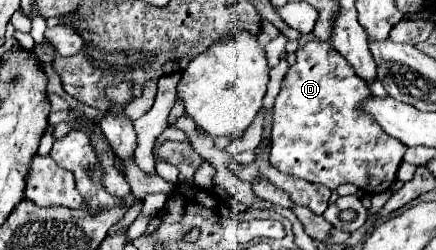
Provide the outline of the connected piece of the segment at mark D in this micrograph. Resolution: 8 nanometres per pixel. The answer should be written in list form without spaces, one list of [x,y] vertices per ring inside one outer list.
[[[312,40],[304,46],[298,46],[296,64],[284,76],[282,90],[274,106],[270,164],[284,174],[322,184],[330,190],[336,190],[340,184],[354,184],[370,196],[386,192],[396,180],[406,146],[392,136],[386,136],[386,132],[378,128],[378,122],[358,108],[358,104],[370,96],[372,92],[366,82],[356,76],[354,68],[350,68],[346,58],[332,44]]]

